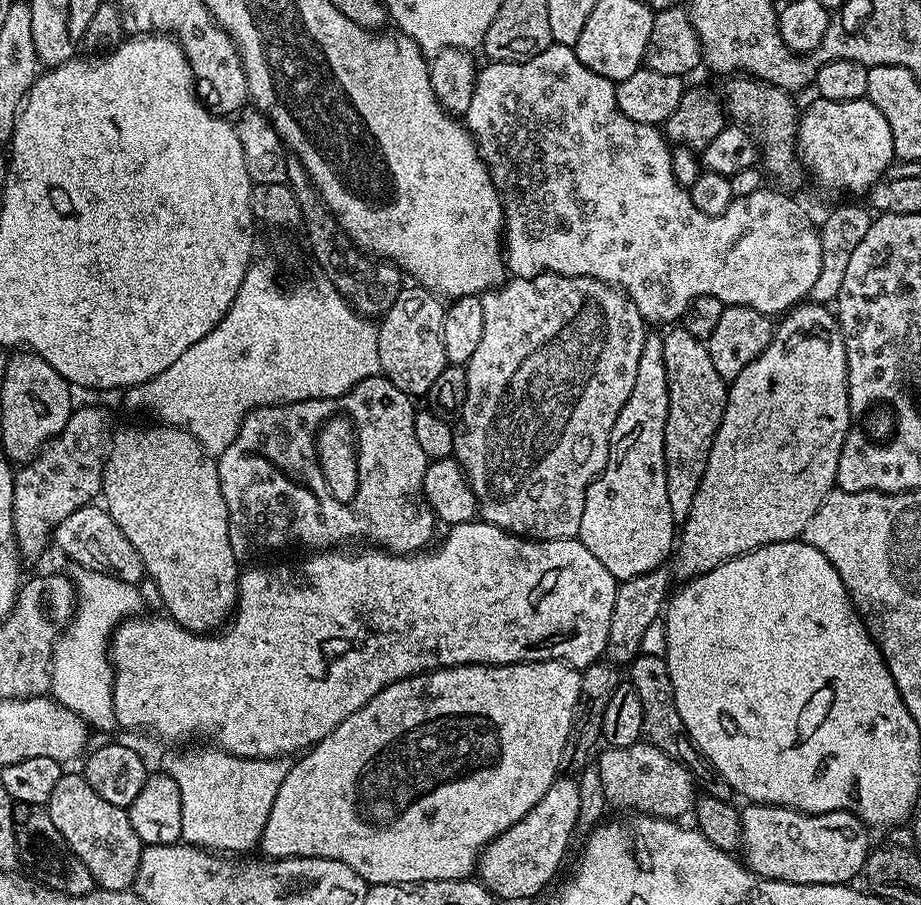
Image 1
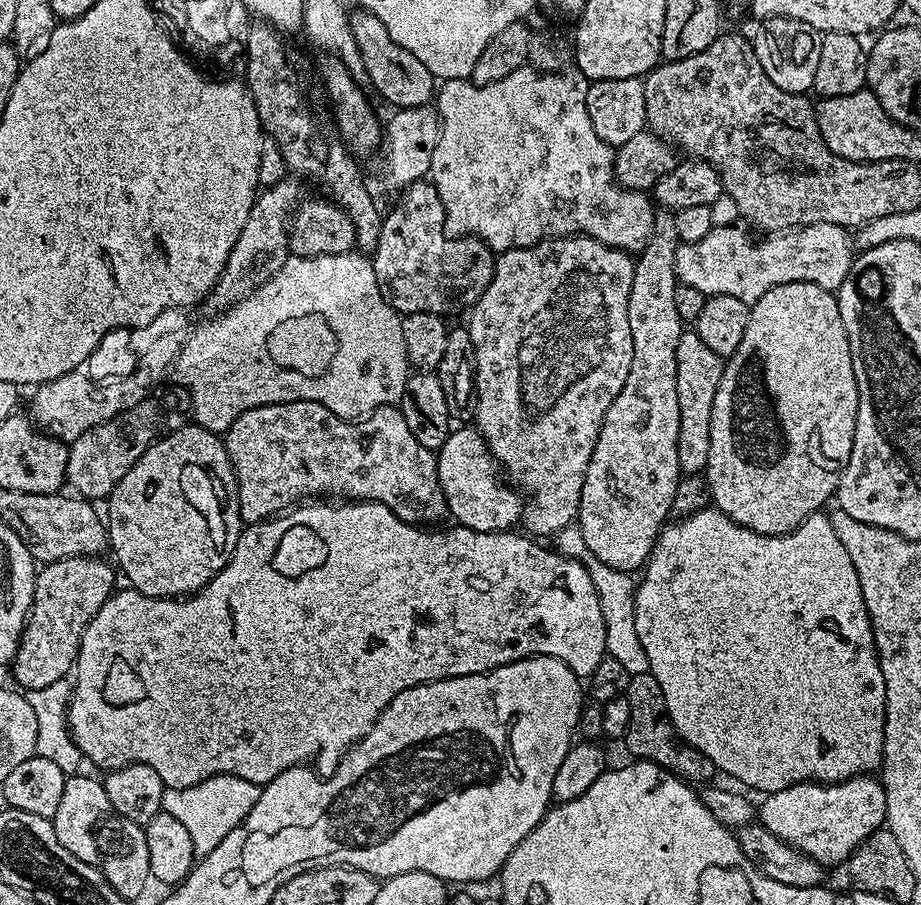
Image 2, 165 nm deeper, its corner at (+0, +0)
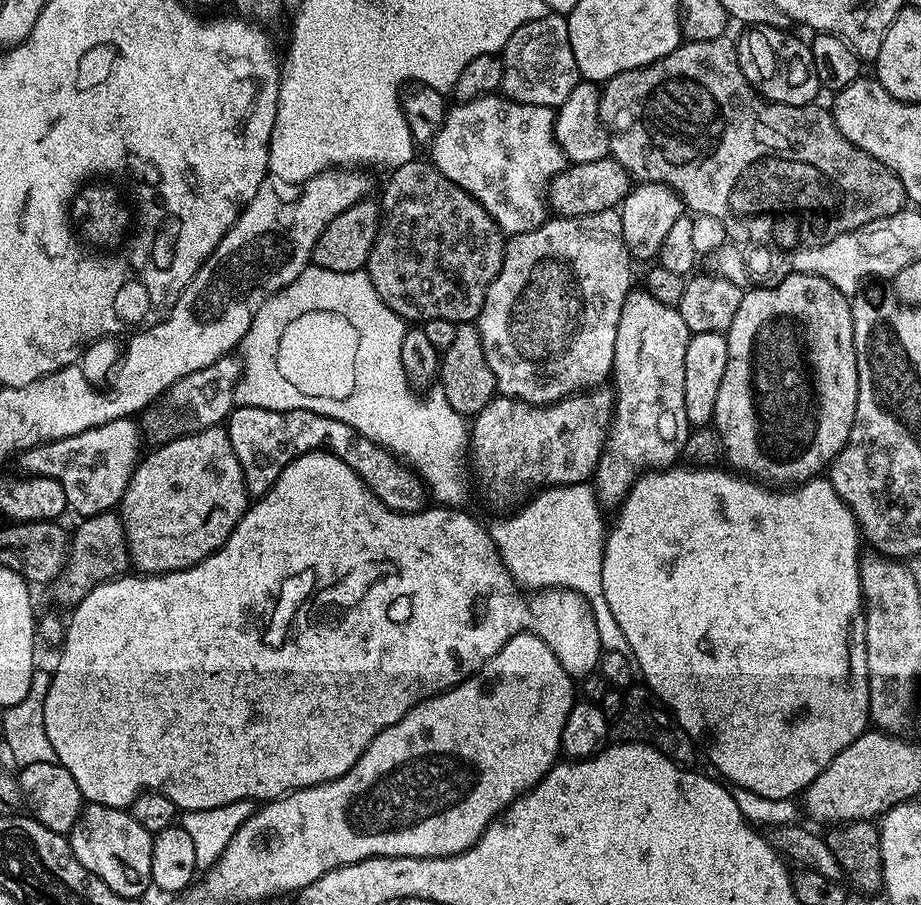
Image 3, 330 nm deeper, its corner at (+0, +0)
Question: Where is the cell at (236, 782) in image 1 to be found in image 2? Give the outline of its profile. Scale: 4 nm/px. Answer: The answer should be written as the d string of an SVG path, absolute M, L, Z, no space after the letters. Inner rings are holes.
M211 776L189 788L165 788L163 811L169 812L190 834L190 842L194 842L197 857L210 854L230 830L234 830L254 810L254 802L258 802L261 785L246 782L246 778L237 776Z

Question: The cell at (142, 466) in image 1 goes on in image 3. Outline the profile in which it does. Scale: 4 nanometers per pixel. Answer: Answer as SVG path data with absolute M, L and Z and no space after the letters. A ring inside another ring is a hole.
M217 426L208 428L204 432L193 432L191 436L178 436L175 440L169 440L167 444L161 444L151 449L153 452L148 457L137 463L132 472L130 482L124 491L118 505L118 515L124 523L124 533L128 543L128 559L133 565L136 564L141 573L144 574L163 574L166 572L181 572L183 568L193 568L198 562L202 562L210 554L214 554L230 538L232 531L238 526L238 522L250 507L250 493L248 487L244 485L244 475L242 466L238 462L238 454L234 454L234 446L230 446L227 427Z

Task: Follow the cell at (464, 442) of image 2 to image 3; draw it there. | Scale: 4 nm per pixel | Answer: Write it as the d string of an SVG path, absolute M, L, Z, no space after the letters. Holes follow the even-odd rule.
M601 386L567 396L555 404L533 406L509 396L495 395L470 424L470 468L476 471L480 484L492 496L504 504L512 504L524 488L540 490L562 488L565 484L583 484L596 475L598 458L604 453L604 440L612 425L614 392L611 387Z

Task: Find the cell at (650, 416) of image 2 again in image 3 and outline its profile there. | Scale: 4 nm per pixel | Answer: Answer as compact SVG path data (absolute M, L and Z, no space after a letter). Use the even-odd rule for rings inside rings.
M647 290L629 292L618 318L618 334L614 342L614 362L610 377L614 385L612 425L608 428L604 453L598 458L594 477L596 499L605 509L615 509L623 504L641 470L663 470L673 467L681 459L690 431L686 418L686 346L689 335L679 308L662 306L662 302L658 302L658 298L654 298Z

